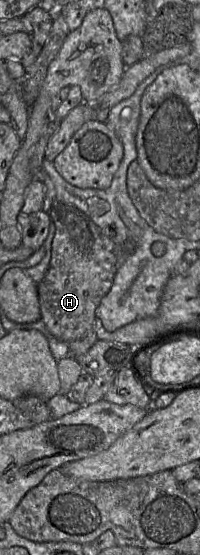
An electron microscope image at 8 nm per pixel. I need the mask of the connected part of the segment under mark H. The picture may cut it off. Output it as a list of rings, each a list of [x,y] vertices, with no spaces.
[[[56,198],[52,202],[49,214],[55,223],[56,231],[48,270],[38,284],[41,320],[55,338],[68,345],[70,355],[80,356],[98,341],[94,330],[96,308],[109,292],[117,270],[133,253],[136,245],[133,241],[116,241],[76,206]]]

